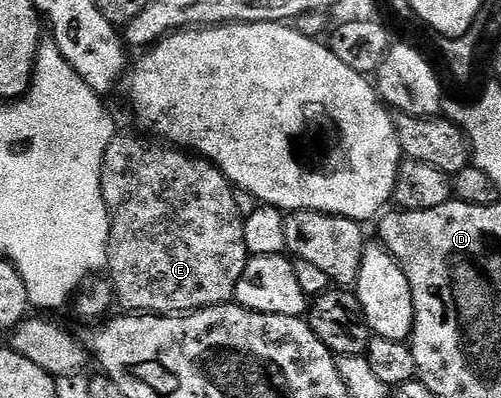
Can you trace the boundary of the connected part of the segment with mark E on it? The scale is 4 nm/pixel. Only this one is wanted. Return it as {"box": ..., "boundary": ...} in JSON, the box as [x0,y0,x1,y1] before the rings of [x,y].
{"box":[101,135,251,316],"boundary":[[[114,135],[103,158],[101,189],[109,211],[107,273],[116,303],[122,304],[129,314],[158,316],[228,304],[236,297],[237,283],[251,259],[245,241],[245,217],[237,205],[235,185],[204,156],[148,139]]]}

